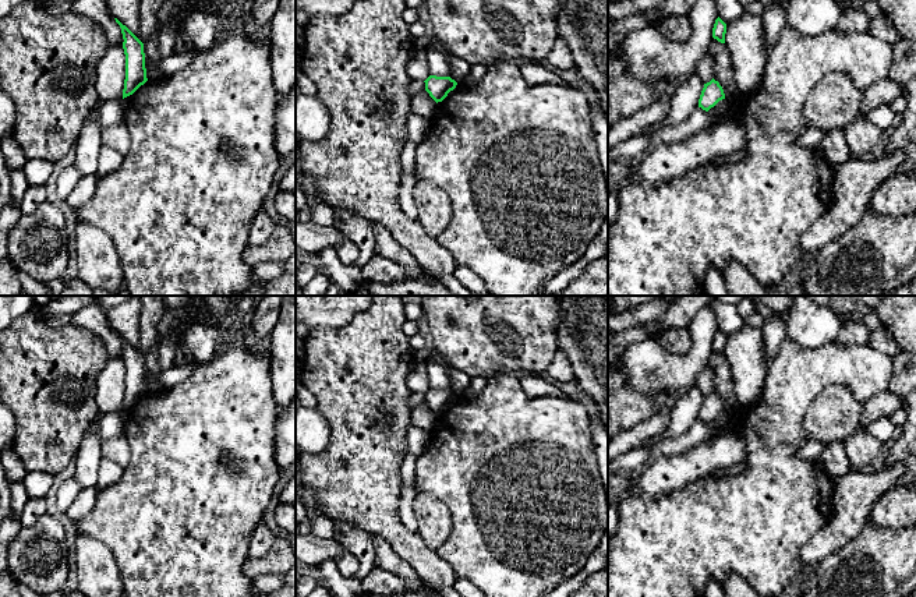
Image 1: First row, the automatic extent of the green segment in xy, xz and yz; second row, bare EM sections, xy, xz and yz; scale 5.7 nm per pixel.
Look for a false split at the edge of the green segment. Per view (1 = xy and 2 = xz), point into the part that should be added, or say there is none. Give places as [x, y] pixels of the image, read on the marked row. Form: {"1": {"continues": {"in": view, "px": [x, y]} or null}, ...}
{"1": {"continues": null}, "2": {"continues": null}}

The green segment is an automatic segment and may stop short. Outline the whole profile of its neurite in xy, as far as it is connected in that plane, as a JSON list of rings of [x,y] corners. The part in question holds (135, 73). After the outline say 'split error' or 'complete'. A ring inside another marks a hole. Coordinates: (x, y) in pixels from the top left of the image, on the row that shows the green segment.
[[[117,18],[116,22],[121,28],[123,33],[123,49],[125,54],[125,80],[123,89],[123,99],[132,95],[141,85],[144,85],[146,78],[145,68],[145,53],[144,43]]]; complete

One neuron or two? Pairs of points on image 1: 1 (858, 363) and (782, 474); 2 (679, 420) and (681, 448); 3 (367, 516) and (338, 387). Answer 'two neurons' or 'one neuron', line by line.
1: one neuron
2: two neurons
3: one neuron

